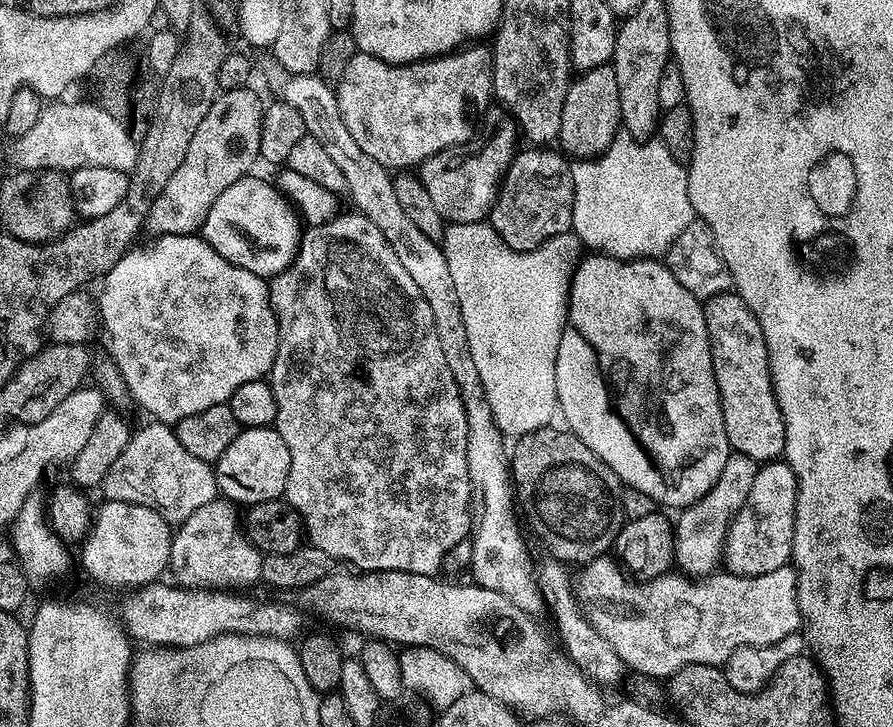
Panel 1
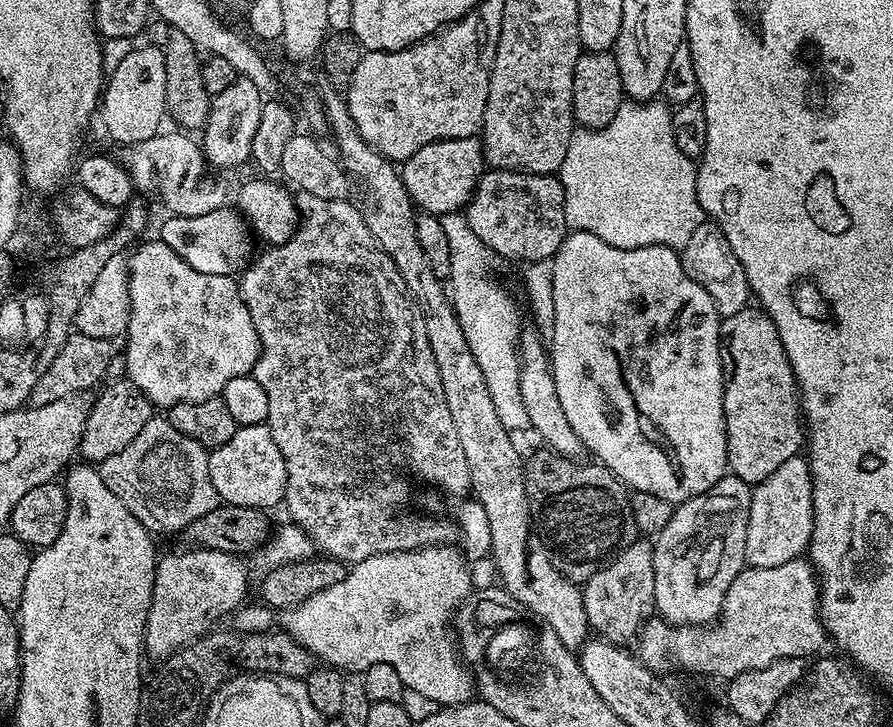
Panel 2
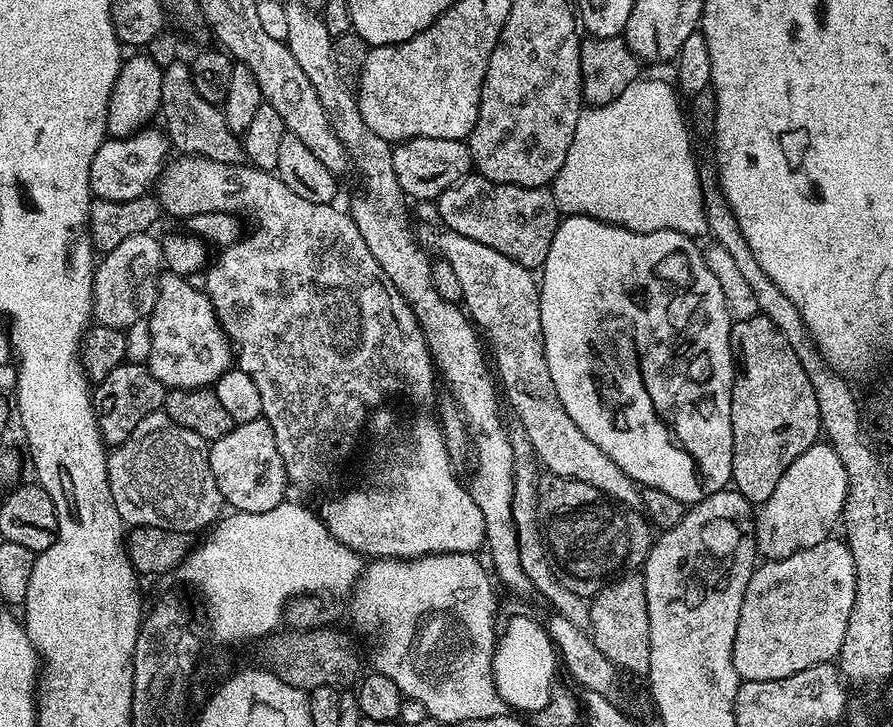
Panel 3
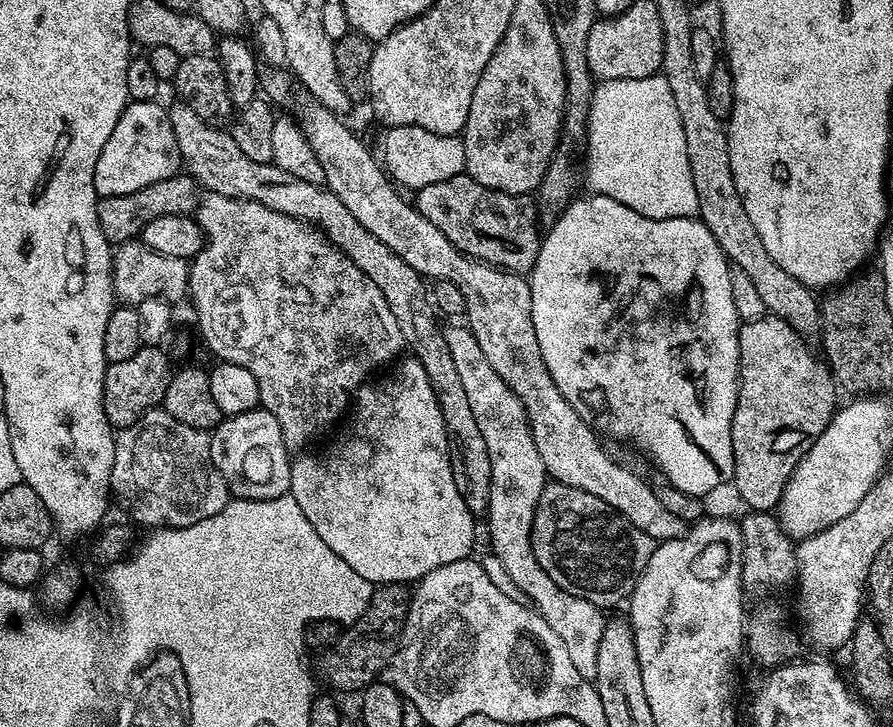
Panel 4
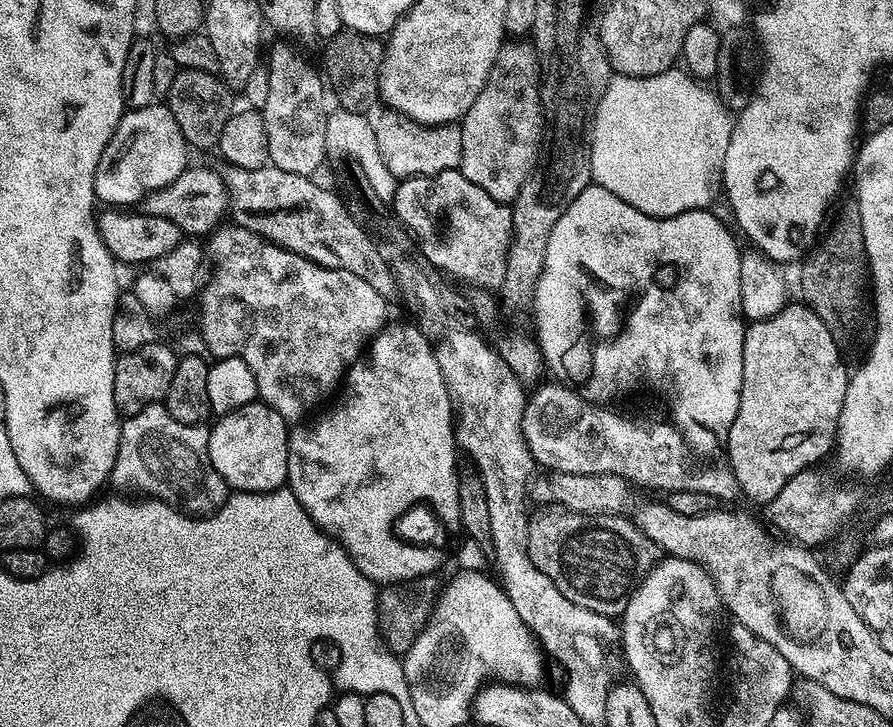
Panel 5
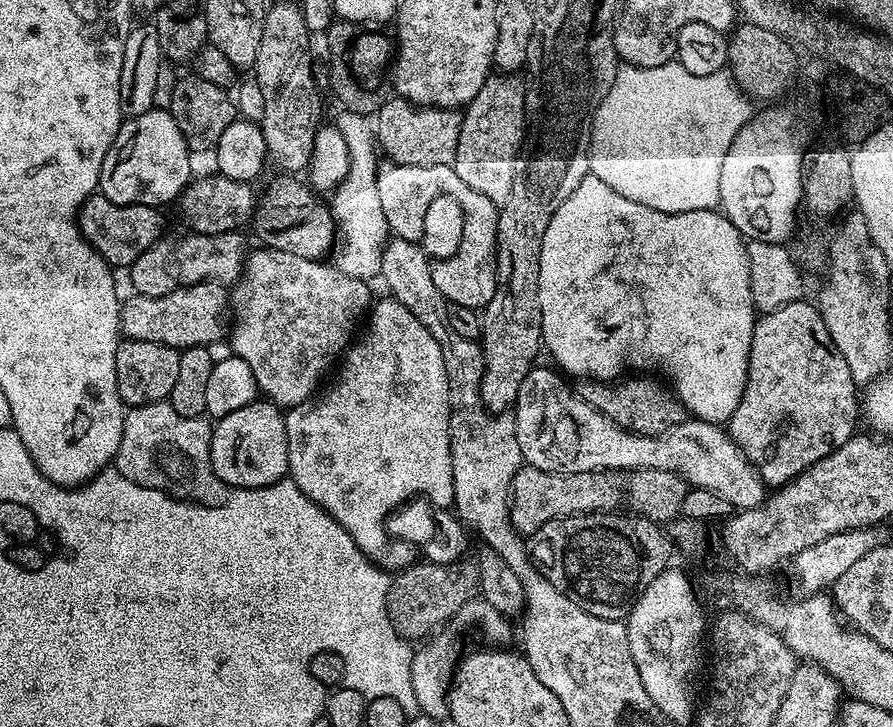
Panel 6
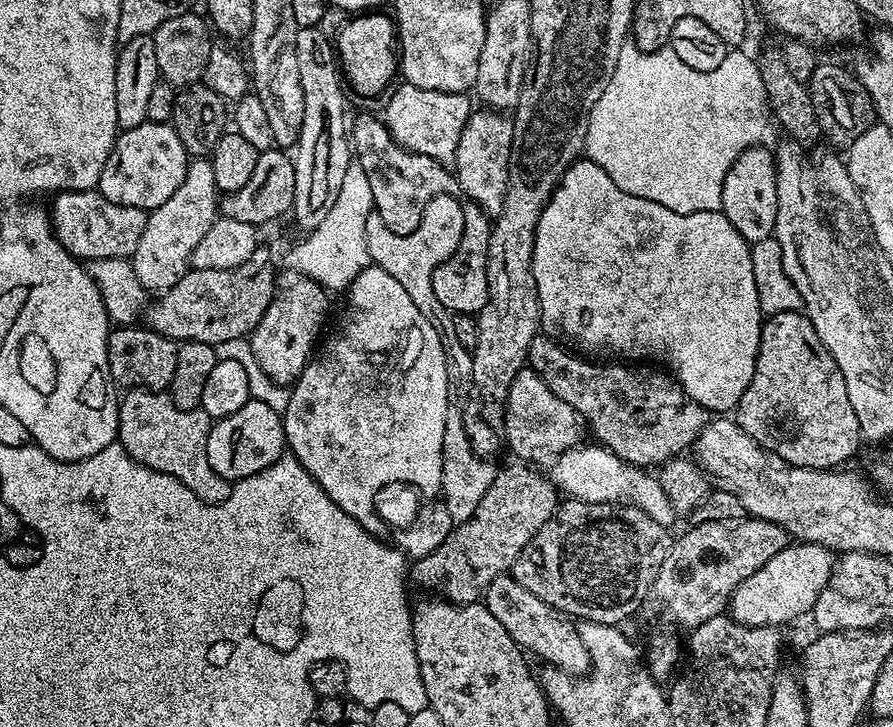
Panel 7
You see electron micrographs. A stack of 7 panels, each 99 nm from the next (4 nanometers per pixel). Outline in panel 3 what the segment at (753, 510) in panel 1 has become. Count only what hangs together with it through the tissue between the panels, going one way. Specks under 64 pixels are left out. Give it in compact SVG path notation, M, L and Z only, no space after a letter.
M828 442L811 444L778 478L774 494L759 505L754 516L756 550L764 560L781 560L798 550L818 546L829 539L832 527L837 527L840 511L848 500L848 471L838 458L835 447Z

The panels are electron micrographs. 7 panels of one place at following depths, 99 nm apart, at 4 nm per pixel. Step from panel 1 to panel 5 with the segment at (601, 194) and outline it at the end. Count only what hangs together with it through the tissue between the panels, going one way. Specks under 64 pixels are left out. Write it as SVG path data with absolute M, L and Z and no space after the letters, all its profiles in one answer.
M673 70L646 78L613 75L592 120L593 181L646 215L666 217L707 209L712 200L712 175L716 163L727 157L733 123L715 91L697 82L687 71Z

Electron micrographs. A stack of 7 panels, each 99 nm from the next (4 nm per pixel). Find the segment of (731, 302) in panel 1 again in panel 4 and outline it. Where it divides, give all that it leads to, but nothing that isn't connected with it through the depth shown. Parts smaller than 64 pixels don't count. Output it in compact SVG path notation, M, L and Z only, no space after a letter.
M765 314L740 325L737 408L732 424L736 492L754 512L772 512L786 482L836 413L838 385L827 363L812 357L804 338L782 318Z

